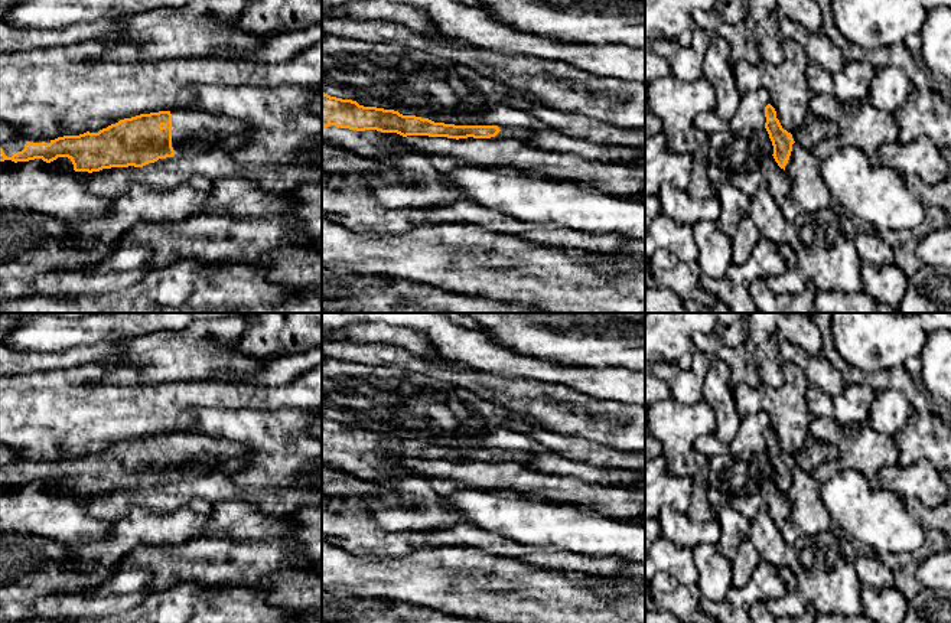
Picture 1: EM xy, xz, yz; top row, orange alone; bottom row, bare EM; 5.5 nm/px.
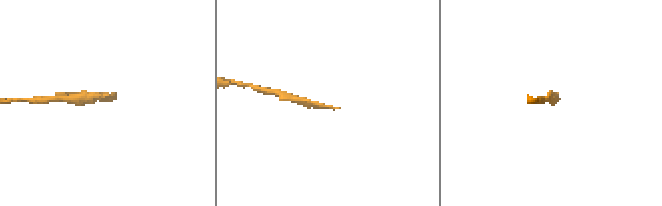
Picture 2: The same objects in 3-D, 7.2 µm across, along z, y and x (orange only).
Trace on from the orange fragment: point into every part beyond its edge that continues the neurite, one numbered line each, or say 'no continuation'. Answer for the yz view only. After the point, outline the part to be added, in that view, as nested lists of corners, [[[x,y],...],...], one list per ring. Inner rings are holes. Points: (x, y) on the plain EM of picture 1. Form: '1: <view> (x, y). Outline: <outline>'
1: yz (814, 453). Outline: [[[810,436],[804,447],[792,457],[795,466],[807,473],[812,473],[818,466],[825,461],[833,461],[837,457],[837,450],[823,441]]]

